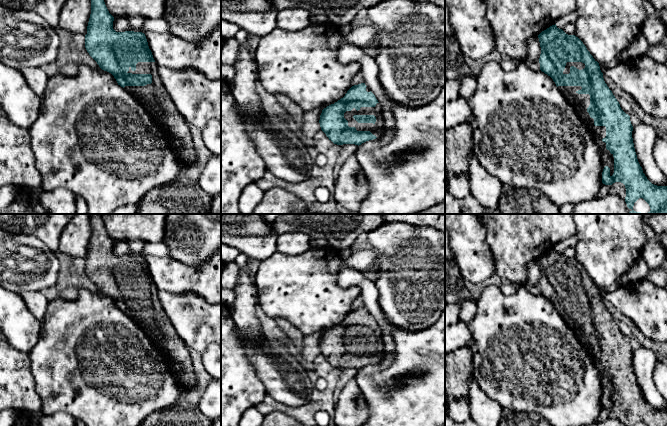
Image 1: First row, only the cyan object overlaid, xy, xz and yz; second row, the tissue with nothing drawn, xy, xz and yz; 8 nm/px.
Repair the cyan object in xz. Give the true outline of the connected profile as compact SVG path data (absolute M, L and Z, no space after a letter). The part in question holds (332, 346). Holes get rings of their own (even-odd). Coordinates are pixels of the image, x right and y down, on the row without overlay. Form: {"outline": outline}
{"outline": "M361 307L345 320L324 332L321 354L334 368L355 368L379 362L384 355L383 332L370 313Z"}

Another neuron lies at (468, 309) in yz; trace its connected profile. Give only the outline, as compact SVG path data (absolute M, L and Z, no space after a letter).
M467 300L461 305L459 319L468 324L474 318L476 311L476 301Z

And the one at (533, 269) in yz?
M538 259L527 264L527 280L525 284L539 285L541 278L541 271Z

